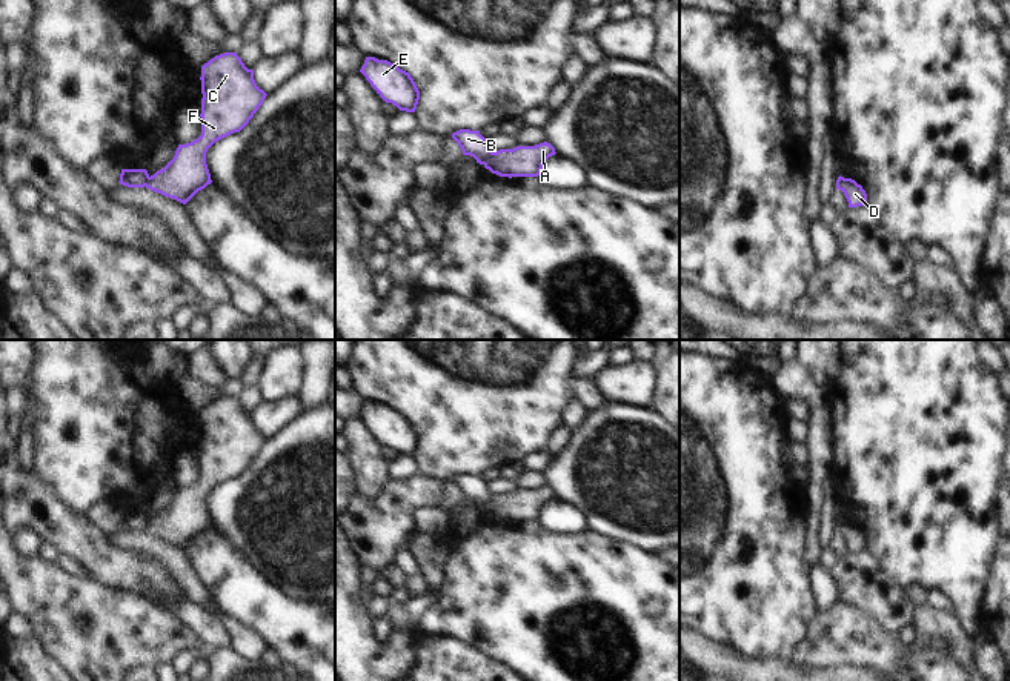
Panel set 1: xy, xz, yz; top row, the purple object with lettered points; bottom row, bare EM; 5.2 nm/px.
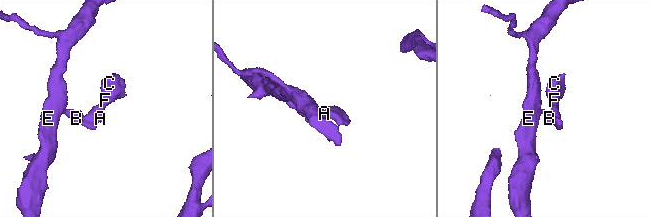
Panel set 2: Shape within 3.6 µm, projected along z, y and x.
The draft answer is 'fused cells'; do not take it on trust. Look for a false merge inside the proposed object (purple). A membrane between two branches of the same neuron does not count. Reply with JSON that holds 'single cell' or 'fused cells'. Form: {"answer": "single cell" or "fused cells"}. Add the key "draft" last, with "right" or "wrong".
{"answer": "fused cells", "draft": "right"}

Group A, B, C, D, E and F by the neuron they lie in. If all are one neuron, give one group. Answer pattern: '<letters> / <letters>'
A C D F / B E

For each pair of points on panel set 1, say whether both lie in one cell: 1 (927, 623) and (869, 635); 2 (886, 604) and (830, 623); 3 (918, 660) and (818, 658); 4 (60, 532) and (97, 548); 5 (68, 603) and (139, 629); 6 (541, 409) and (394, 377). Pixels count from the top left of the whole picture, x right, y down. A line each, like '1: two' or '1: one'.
1: two
2: two
3: one
4: one
5: one
6: one

